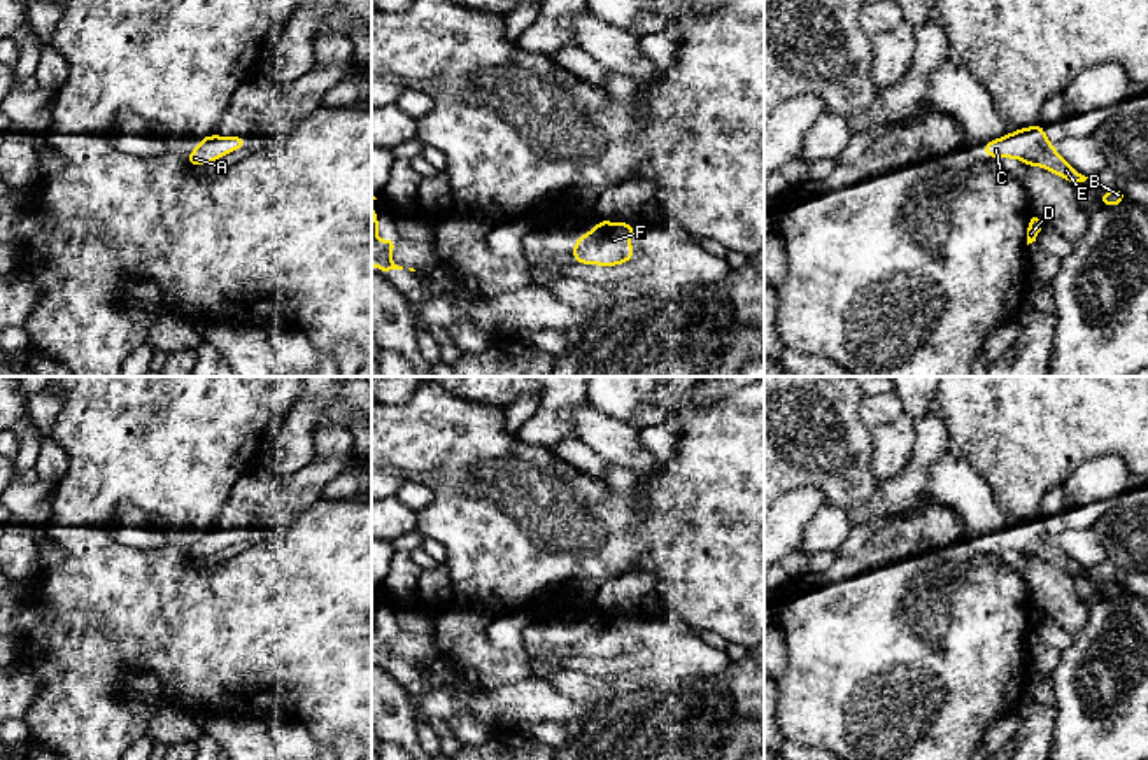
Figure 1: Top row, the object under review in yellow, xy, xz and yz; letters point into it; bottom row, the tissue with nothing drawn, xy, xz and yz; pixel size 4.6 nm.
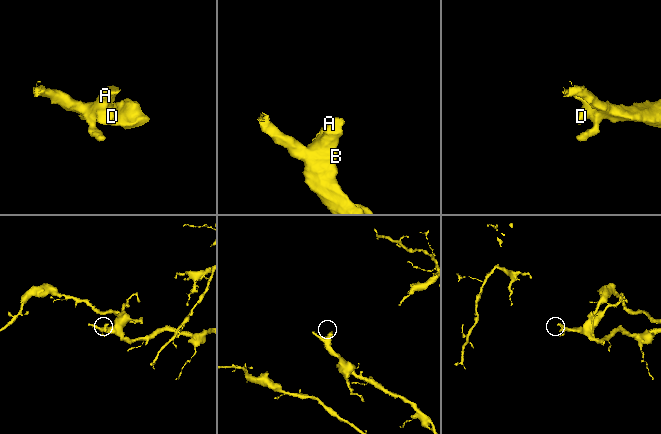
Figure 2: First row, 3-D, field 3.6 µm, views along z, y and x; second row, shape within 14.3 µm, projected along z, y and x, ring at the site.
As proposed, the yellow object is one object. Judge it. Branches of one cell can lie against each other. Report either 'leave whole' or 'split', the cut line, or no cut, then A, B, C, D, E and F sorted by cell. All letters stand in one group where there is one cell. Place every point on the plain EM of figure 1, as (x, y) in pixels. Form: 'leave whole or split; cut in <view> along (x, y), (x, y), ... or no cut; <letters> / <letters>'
leave whole; no cut; A B C D E F

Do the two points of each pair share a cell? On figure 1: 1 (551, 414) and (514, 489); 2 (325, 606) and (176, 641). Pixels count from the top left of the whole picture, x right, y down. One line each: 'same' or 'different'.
1: different
2: same

